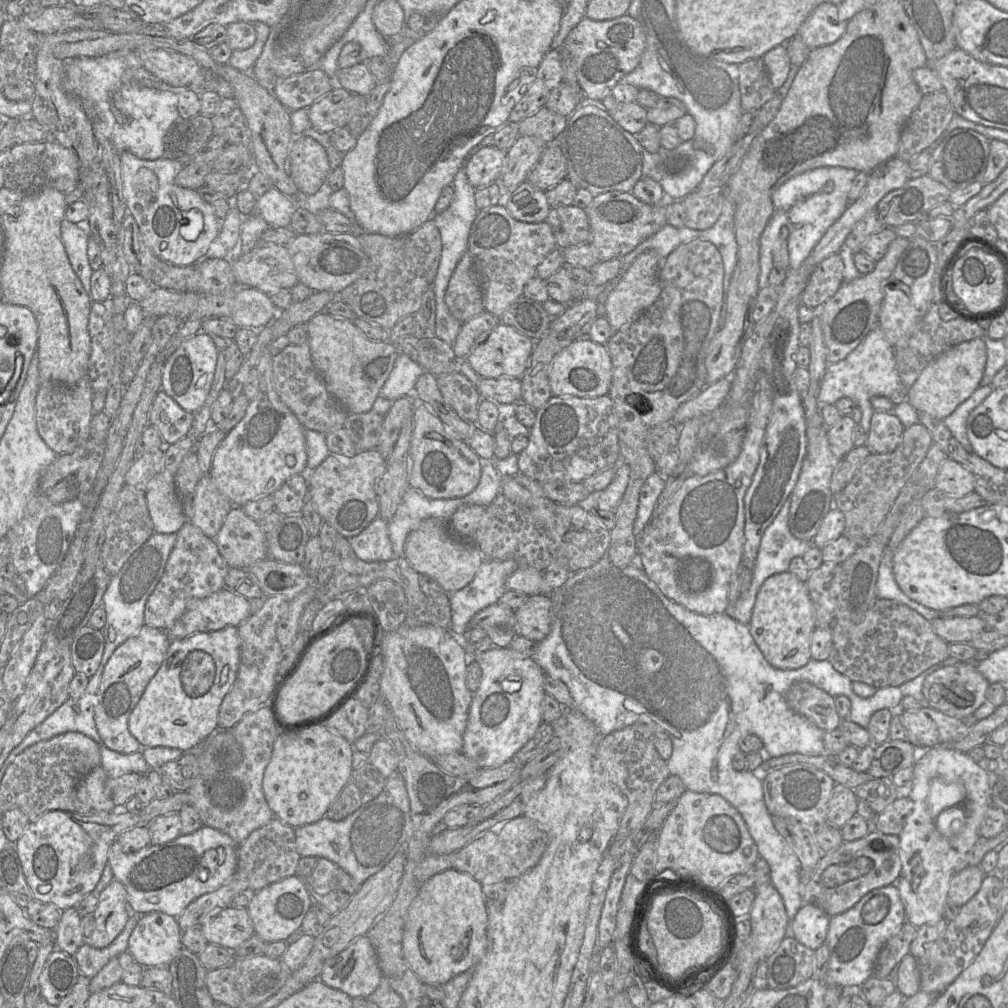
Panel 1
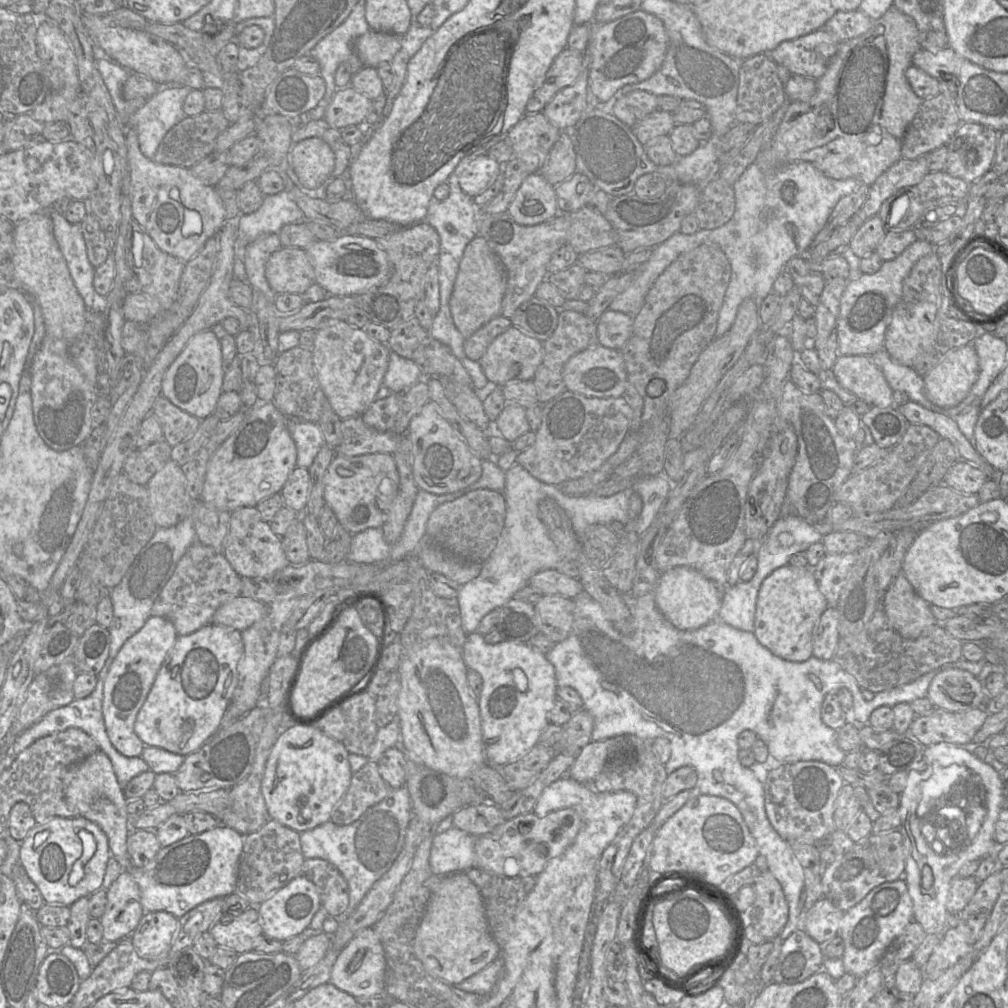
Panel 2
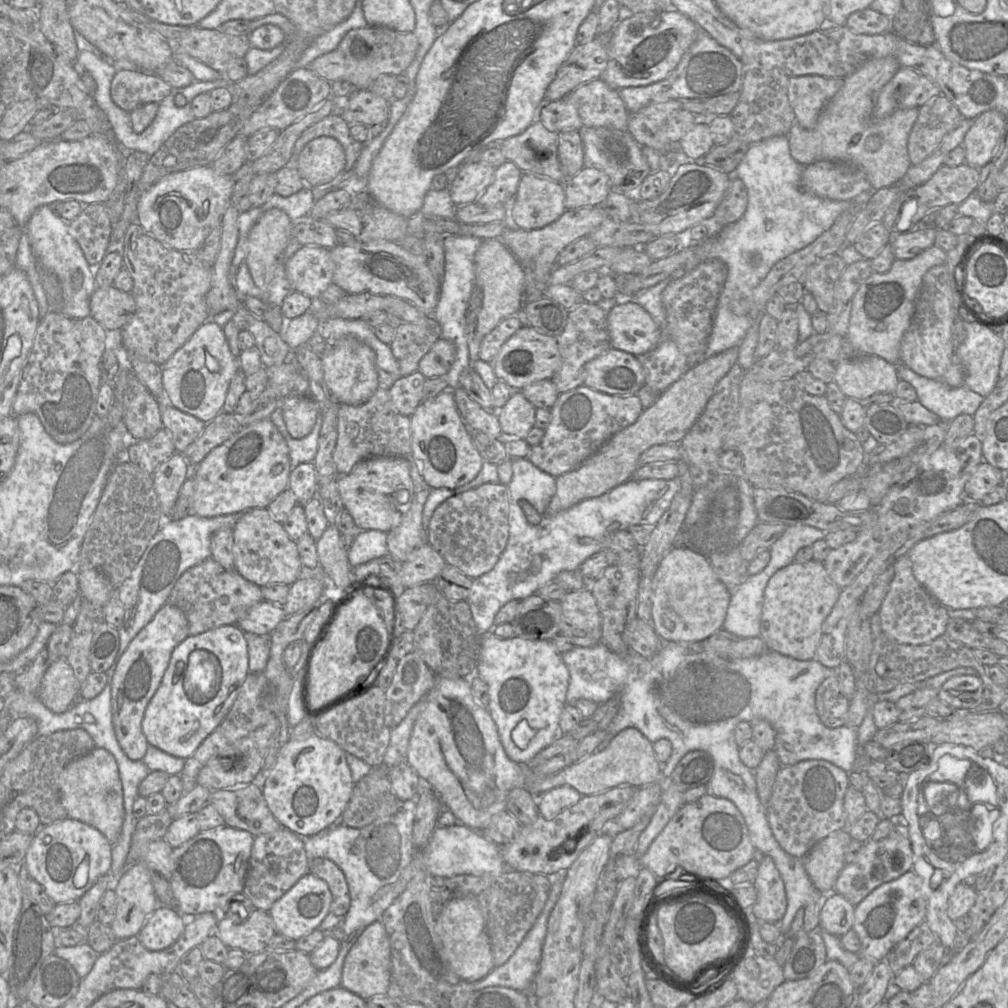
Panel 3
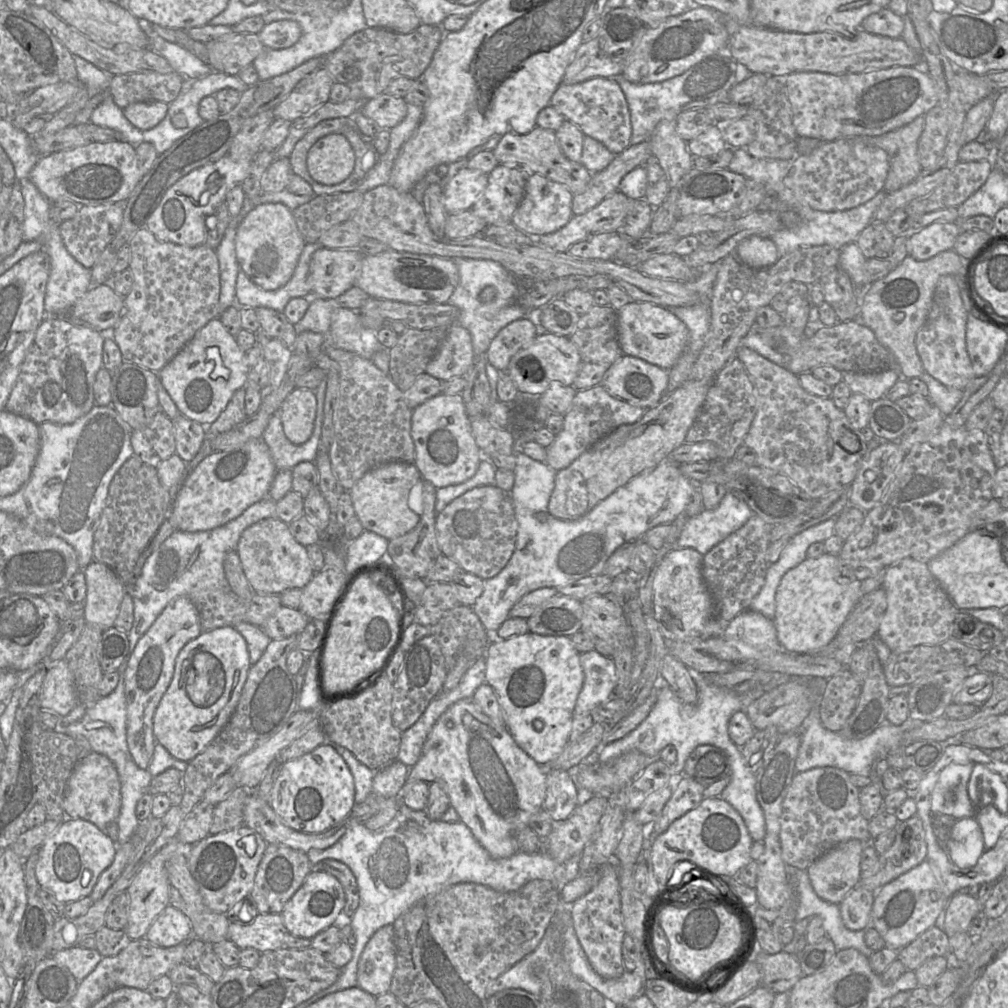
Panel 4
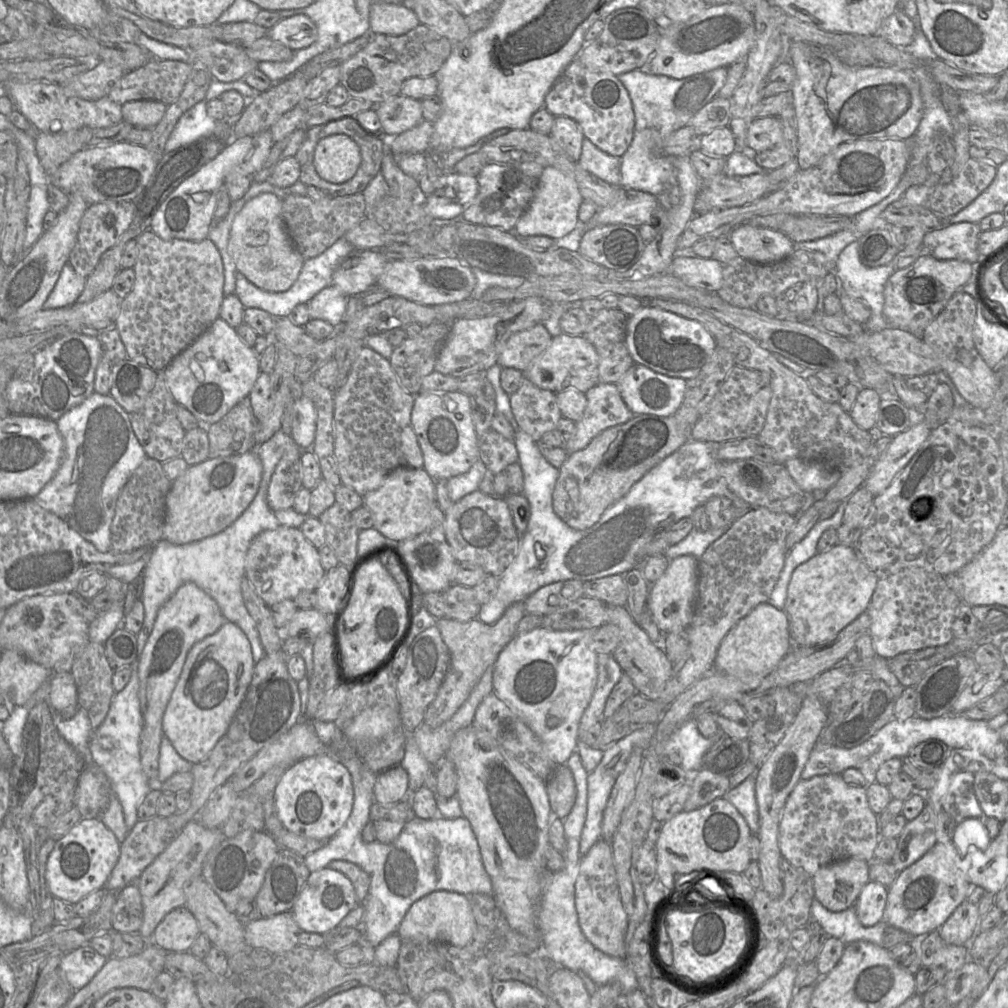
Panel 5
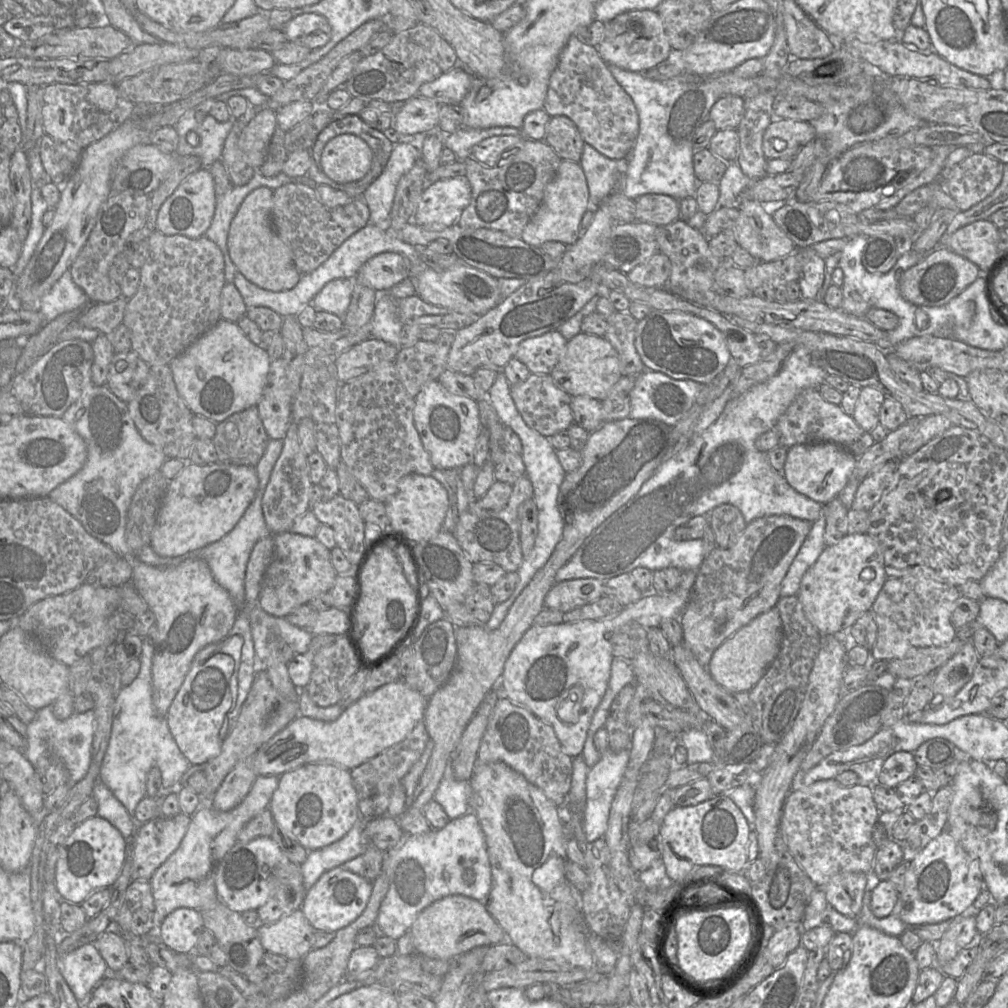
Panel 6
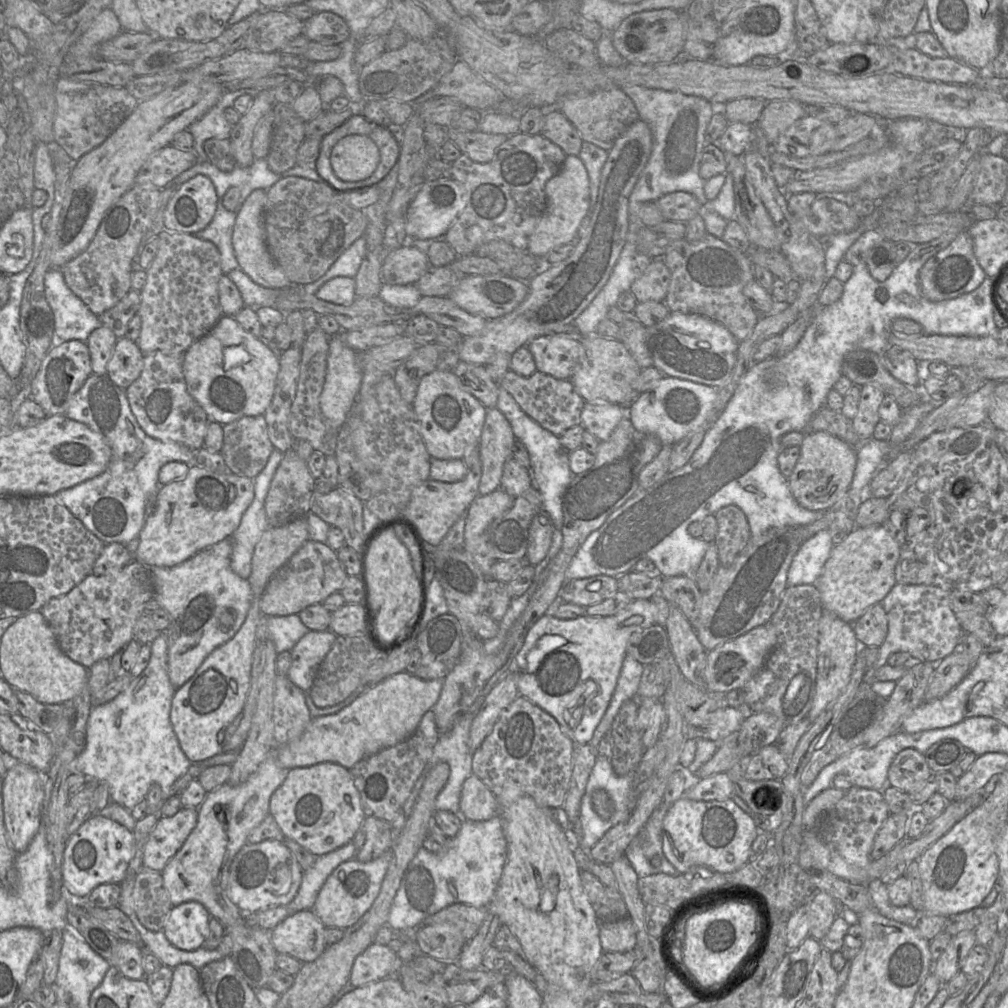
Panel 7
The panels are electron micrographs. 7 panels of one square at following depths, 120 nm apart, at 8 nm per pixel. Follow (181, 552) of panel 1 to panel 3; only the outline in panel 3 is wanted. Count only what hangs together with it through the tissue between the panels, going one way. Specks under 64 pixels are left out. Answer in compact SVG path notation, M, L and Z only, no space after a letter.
M212 557L187 569L176 581L167 604L176 606L186 616L189 636L210 629L238 624L247 612L263 601L261 588L243 578L236 570L226 570Z

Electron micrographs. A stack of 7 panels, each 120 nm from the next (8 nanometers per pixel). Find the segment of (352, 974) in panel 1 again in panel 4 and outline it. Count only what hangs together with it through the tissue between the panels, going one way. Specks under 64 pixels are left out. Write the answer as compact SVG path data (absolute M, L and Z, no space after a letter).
M393 925L378 929L367 942L358 962L357 986L374 997L389 992L396 968Z

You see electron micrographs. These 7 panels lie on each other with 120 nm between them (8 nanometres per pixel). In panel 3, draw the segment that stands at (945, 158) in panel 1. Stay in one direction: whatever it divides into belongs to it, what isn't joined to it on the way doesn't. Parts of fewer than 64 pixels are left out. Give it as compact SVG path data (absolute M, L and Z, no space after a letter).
M996 110L986 111L973 119L962 143L965 163L977 169L985 166L995 156L1006 127L1006 116Z

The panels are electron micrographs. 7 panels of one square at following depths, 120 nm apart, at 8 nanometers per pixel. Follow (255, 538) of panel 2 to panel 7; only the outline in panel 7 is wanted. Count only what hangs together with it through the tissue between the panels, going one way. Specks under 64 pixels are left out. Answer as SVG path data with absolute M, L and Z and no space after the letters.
M308 540L269 580L260 599L260 611L265 616L298 614L306 607L320 604L334 592L340 592L347 574L337 551L326 543Z

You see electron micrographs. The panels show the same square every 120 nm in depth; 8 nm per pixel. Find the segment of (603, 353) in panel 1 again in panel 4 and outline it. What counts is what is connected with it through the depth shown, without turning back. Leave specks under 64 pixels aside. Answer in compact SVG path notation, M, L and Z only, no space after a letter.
M623 354L605 373L601 385L613 396L646 410L661 401L668 381L667 370Z

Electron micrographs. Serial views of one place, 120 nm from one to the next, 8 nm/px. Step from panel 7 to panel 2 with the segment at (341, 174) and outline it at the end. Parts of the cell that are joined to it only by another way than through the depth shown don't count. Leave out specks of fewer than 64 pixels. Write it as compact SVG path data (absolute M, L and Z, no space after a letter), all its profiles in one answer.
M318 137L307 138L298 143L292 144L291 149L288 153L288 162L289 162L292 174L297 178L297 187L303 193L305 193L306 195L312 198L326 200L328 186L336 178L342 176L342 175L337 175L335 177L332 177L332 171L335 165L335 155L331 147L329 146L329 144L325 142L323 139Z

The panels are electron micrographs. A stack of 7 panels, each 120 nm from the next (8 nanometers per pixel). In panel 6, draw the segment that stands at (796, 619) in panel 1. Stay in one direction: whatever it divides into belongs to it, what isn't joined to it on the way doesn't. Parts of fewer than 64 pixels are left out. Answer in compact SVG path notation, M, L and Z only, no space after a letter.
M867 533L847 534L836 544L824 548L816 562L803 575L797 596L807 619L823 636L845 636L862 614L871 611L886 579L884 555L880 543Z

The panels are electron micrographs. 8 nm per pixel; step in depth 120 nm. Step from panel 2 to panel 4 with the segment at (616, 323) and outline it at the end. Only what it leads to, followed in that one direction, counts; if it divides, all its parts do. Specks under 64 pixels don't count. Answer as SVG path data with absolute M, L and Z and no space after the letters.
M631 301L617 310L618 343L624 355L636 357L669 371L684 352L688 330L668 308Z

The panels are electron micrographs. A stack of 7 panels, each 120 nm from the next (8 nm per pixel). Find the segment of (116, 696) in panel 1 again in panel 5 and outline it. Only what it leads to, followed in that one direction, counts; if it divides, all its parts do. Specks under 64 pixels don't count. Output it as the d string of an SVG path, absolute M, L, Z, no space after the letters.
M186 582L160 607L146 645L139 657L138 678L143 729L140 735L140 761L146 777L155 782L159 769L162 720L191 647L214 634L227 620L216 601L193 582Z

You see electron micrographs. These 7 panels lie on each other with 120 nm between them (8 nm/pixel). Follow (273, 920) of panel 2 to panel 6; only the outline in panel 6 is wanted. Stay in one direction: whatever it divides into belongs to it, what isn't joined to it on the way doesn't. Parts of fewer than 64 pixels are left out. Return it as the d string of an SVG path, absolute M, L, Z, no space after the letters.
M335 867L324 874L305 892L301 905L302 912L317 931L335 933L356 920L364 911L373 889L373 882L350 872L343 867Z

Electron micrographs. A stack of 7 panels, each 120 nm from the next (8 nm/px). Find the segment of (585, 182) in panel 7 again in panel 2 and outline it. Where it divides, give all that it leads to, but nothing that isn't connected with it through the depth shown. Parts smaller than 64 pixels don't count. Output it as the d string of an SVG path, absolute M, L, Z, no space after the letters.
M540 173L529 174L521 183L507 213L519 225L537 225L559 214L555 186Z

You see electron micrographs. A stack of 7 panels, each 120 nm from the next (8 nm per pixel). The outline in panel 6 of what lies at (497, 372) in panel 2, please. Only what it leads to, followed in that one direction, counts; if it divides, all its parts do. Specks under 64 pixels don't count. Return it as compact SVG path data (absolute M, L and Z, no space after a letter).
M580 332L567 341L566 348L550 377L558 388L572 397L587 396L602 401L622 377L619 356L604 337Z

